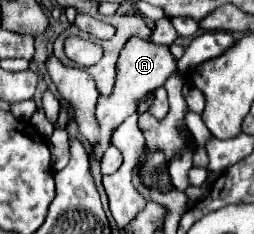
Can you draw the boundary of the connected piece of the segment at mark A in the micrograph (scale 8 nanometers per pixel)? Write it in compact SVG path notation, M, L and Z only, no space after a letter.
M131 36L131 40L123 46L123 52L117 60L117 78L115 78L115 88L111 96L99 96L95 118L99 122L99 144L93 144L93 160L101 160L103 152L111 146L111 136L127 116L137 114L139 100L143 100L145 94L157 90L169 74L175 72L175 58L171 56L167 46L157 46L149 40L139 40L139 36Z

